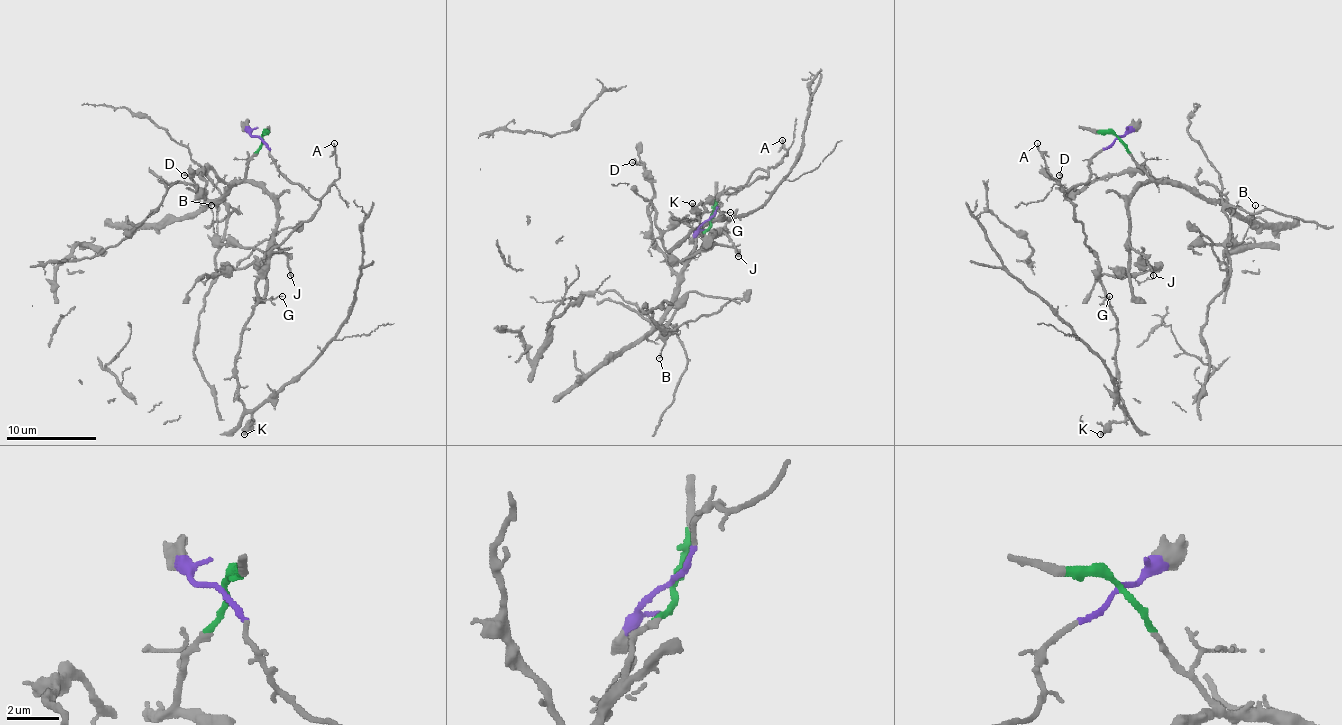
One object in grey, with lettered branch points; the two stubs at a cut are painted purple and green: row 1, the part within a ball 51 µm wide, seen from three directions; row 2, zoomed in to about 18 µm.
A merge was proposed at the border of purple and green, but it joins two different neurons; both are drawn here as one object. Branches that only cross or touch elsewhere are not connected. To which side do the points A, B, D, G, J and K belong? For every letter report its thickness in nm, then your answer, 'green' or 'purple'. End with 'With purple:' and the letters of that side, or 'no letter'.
A: calibre 140 nm; purple
B: calibre 70 nm; green
D: calibre 150 nm; green
G: calibre 100 nm; purple
J: calibre 170 nm; green
K: calibre 380 nm; purple
With purple: A, G, K

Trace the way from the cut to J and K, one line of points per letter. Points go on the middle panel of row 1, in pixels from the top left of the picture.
J: (710, 221), (710, 225), (696, 239), (694, 250), (723, 232), (739, 256)
K: (707, 221), (721, 194), (734, 194), (757, 169), (768, 173), (728, 187), (683, 221), (698, 227), (692, 203)

